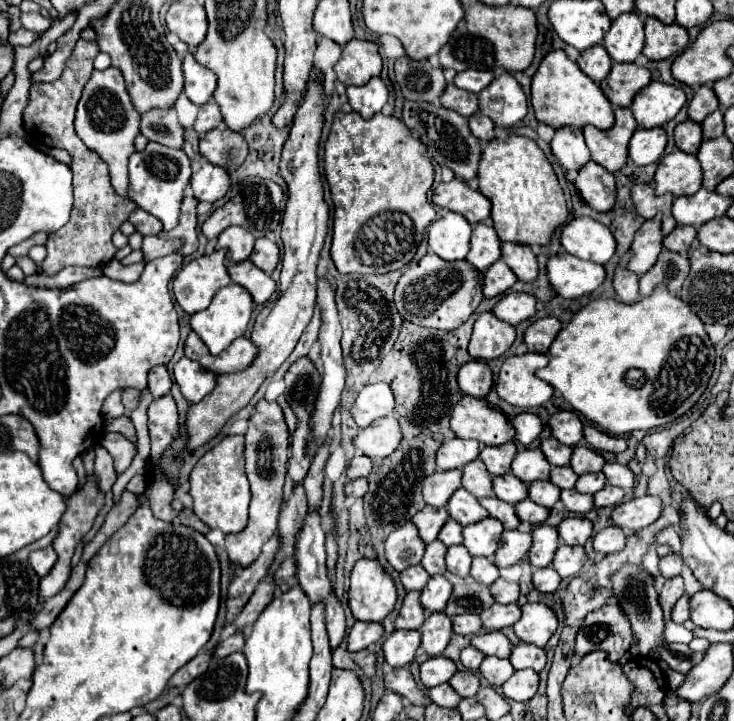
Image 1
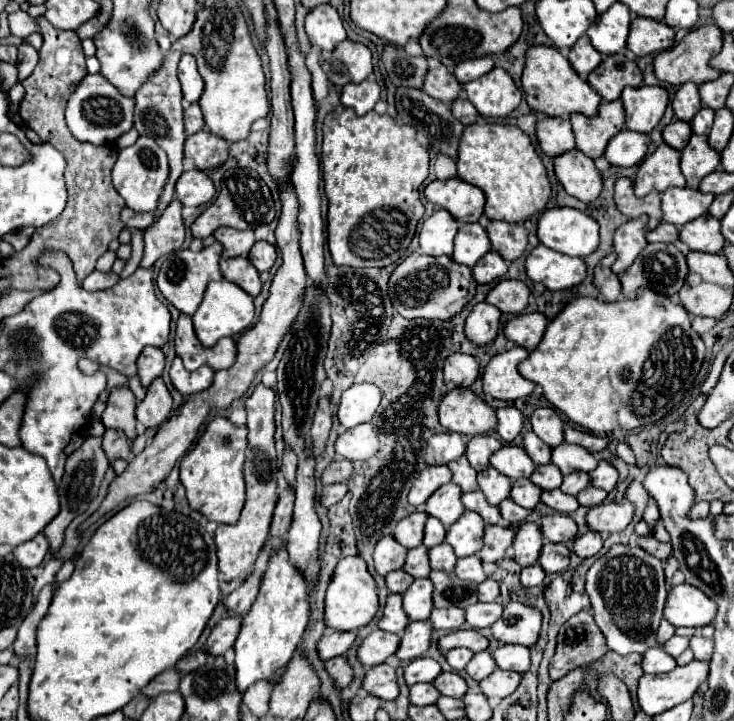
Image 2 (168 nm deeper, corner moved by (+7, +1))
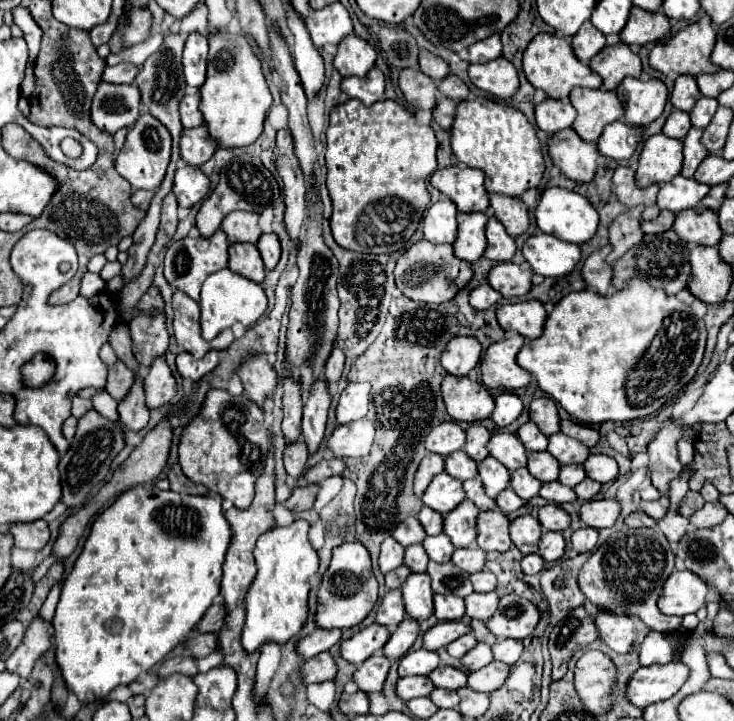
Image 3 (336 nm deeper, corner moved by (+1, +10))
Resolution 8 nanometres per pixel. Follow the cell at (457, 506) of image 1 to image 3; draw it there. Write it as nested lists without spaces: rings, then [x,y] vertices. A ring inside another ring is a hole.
[[[447,473],[435,475],[423,493],[423,503],[441,515],[447,515],[463,499],[465,499],[465,493],[463,493],[461,481]]]

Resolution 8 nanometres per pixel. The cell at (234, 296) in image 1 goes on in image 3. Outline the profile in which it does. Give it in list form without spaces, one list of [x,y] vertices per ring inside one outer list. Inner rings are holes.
[[[221,269],[205,279],[199,305],[201,305],[201,337],[205,341],[211,341],[219,331],[225,331],[237,321],[241,321],[245,327],[257,323],[257,319],[261,319],[261,315],[267,309],[267,297],[259,283],[235,275],[229,269]]]

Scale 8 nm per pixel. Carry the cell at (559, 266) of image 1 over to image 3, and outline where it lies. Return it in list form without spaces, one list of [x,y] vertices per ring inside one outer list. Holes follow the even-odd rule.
[[[537,233],[525,241],[523,257],[529,261],[531,269],[543,277],[565,277],[579,263],[581,249],[579,245]]]

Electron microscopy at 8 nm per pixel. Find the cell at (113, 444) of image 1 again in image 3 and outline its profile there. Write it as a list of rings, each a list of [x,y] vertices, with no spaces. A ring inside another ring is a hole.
[[[117,361],[115,365],[109,367],[107,391],[113,399],[121,401],[127,395],[127,389],[131,389],[133,381],[135,381],[135,373],[123,361]]]

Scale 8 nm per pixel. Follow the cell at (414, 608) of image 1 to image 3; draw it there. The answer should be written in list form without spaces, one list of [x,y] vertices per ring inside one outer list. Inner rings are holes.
[[[399,589],[389,591],[377,609],[375,621],[387,629],[395,629],[395,625],[399,625],[399,621],[403,621],[403,617],[405,617],[405,609],[403,609],[401,599],[403,599],[403,595]]]

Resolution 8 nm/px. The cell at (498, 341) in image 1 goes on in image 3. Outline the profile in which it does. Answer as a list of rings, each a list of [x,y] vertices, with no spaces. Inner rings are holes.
[[[487,283],[475,287],[475,289],[471,291],[471,295],[469,295],[469,303],[471,303],[477,311],[483,311],[483,309],[491,307],[491,305],[497,303],[499,299],[501,299],[501,295],[499,295],[495,289],[491,289],[491,285],[487,285]]]

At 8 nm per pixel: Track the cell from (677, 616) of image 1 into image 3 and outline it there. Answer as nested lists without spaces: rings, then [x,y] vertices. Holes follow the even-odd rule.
[[[653,631],[651,635],[647,635],[639,651],[641,667],[663,665],[669,661],[673,661],[673,645],[665,639],[665,633]]]

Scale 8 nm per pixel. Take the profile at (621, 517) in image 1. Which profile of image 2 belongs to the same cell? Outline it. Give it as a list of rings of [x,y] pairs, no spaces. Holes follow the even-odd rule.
[[[611,502],[611,504],[599,504],[593,506],[587,514],[587,524],[591,530],[601,534],[621,532],[625,530],[633,520],[635,506],[631,502]]]

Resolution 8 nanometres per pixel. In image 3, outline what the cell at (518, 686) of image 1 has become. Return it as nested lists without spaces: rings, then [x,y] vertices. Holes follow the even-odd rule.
[[[491,661],[489,665],[471,671],[467,677],[467,687],[479,691],[479,693],[491,693],[503,685],[507,679],[509,665],[503,665],[501,661]]]

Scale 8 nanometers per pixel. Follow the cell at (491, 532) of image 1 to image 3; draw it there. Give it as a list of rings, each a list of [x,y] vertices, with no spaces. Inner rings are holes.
[[[463,499],[453,511],[443,517],[443,533],[449,535],[455,547],[469,547],[475,541],[475,517],[479,509]]]

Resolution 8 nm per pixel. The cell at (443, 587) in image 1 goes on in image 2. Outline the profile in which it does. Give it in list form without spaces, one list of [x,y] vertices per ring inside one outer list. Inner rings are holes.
[[[417,578],[403,594],[403,610],[411,620],[429,618],[433,610],[433,582],[429,578]]]

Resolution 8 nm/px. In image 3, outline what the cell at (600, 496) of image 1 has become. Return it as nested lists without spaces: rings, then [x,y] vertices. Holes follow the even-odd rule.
[[[585,479],[581,481],[577,487],[575,487],[575,493],[577,493],[577,499],[583,499],[583,501],[589,501],[593,499],[601,489],[601,483],[595,483],[591,479]]]

